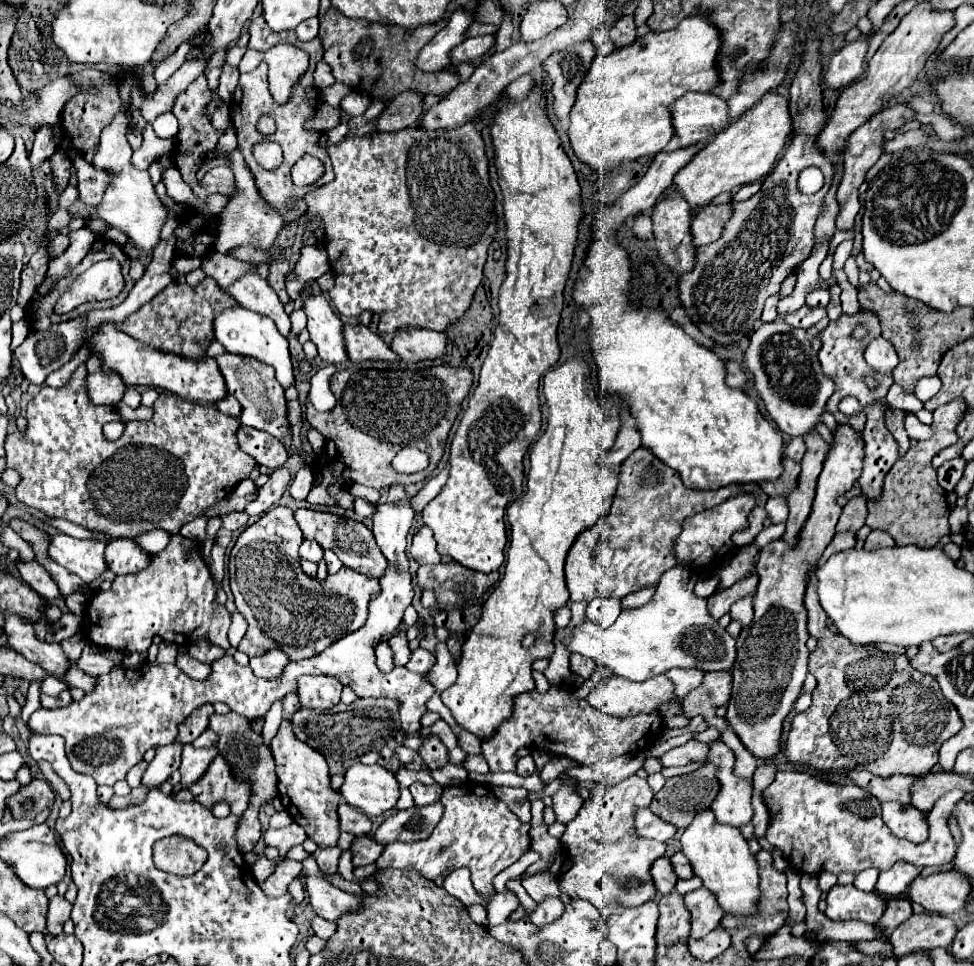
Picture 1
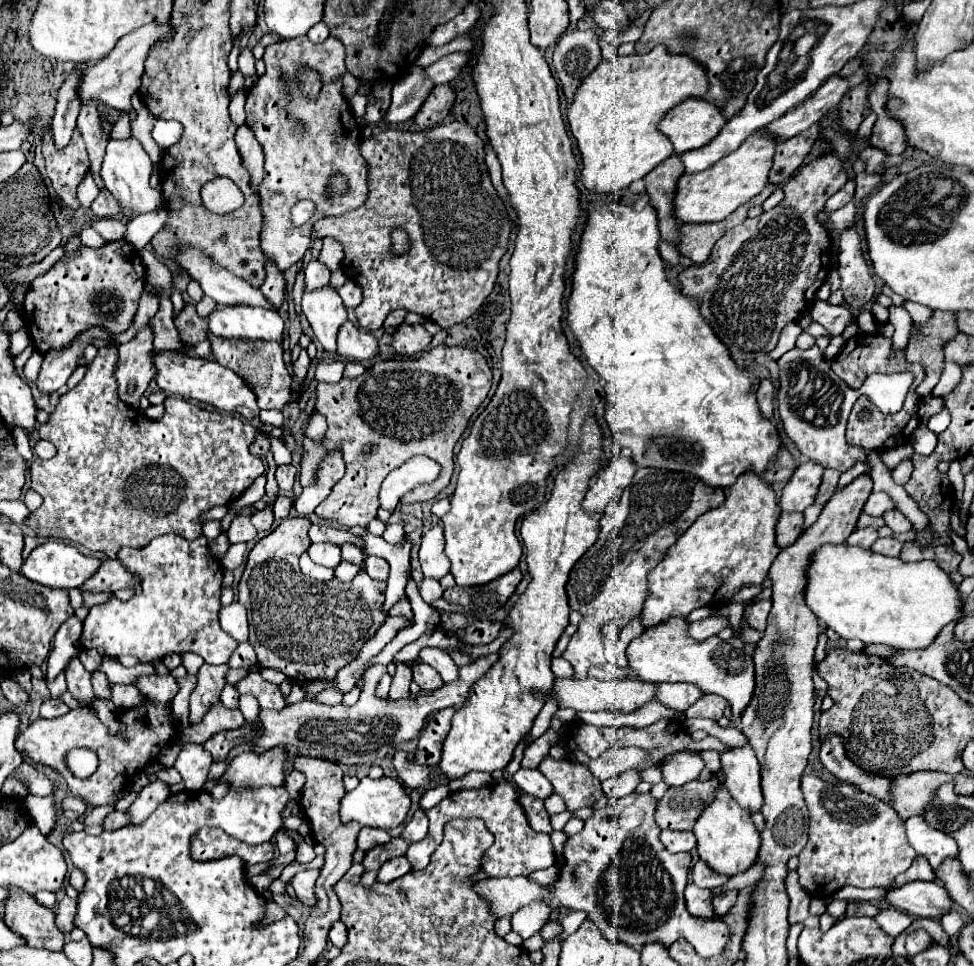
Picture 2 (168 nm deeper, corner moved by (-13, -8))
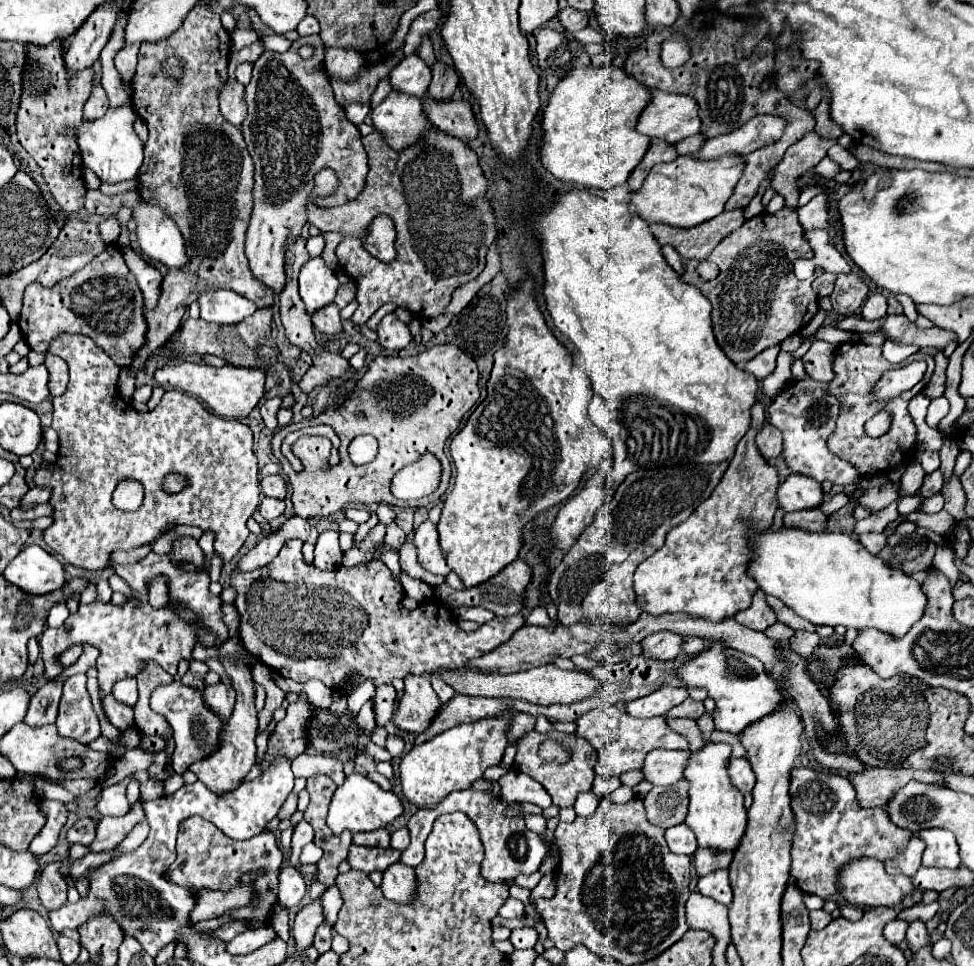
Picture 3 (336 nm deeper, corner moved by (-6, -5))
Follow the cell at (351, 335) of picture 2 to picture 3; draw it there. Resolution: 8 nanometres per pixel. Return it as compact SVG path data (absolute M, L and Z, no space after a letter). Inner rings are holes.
M328 304L324 306L322 310L316 310L312 314L312 324L314 328L318 328L320 332L328 334L328 336L334 336L334 334L340 334L342 332L342 320L340 320L340 314L338 314L338 306L336 304Z

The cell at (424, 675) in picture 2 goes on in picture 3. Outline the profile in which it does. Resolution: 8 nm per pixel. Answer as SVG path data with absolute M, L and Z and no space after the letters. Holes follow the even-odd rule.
M410 676L404 680L406 688L398 700L392 724L410 734L422 734L440 710L440 700L430 686L428 676Z

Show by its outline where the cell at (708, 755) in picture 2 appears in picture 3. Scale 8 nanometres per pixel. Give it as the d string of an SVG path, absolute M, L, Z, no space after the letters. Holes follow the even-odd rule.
M676 718L676 720L670 720L668 726L670 726L674 732L680 732L682 736L686 736L686 740L690 742L690 750L700 750L700 748L702 748L704 738L702 738L702 732L700 732L696 720Z

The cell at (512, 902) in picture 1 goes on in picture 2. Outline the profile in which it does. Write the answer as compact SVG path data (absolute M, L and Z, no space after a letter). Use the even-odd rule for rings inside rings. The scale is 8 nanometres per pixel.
M533 901L527 907L521 907L513 917L511 917L511 925L513 931L519 933L523 939L529 939L531 935L535 935L543 923L549 919L549 905L545 901Z

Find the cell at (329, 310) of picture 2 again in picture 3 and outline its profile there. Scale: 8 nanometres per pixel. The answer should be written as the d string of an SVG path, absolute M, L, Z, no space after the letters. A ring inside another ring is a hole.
M322 256L308 258L308 262L300 270L300 298L304 300L308 314L332 304L336 290L336 272L326 266Z

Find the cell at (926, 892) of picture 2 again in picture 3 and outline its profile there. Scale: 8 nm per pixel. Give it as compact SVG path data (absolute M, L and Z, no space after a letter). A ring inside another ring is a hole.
M856 858L852 862L848 862L838 876L838 888L840 888L840 896L844 902L852 904L852 906L892 906L892 904L900 904L902 896L912 892L914 888L910 886L910 878L902 878L902 874L898 876L890 876L884 870L884 864L876 858Z

